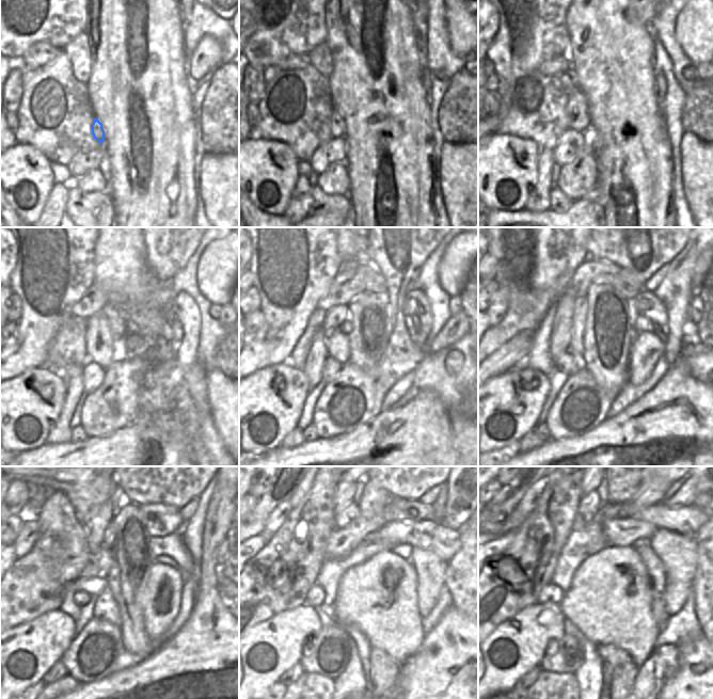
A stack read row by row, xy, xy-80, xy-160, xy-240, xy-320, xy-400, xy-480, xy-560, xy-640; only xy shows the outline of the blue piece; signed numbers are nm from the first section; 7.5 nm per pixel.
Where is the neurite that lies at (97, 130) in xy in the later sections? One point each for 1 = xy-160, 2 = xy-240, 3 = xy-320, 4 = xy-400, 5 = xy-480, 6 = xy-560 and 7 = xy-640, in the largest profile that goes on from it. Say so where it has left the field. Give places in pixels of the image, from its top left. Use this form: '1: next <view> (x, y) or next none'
1: next xy-160 (577, 110)
2: next xy-240 (99, 344)
3: next xy-320 (336, 327)
4: next xy-400 (580, 313)
5: next xy-480 (109, 535)
6: next xy-560 (344, 518)
7: next xy-640 (590, 504)

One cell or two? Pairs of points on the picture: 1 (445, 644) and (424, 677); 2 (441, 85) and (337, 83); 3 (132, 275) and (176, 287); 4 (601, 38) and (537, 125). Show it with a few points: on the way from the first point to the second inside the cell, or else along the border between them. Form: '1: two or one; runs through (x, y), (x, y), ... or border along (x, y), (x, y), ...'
1: one; runs through (445, 652), (445, 655), (432, 668)
2: two; border along (429, 96), (430, 122)
3: two; border along (167, 282), (170, 284), (171, 301)
4: two; border along (568, 73), (577, 86)

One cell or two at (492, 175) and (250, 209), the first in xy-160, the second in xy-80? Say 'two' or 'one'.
two

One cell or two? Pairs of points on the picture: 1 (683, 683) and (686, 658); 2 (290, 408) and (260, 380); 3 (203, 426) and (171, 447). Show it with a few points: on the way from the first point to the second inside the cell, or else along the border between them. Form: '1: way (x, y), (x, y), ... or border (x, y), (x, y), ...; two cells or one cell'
1: way (686, 677), (686, 665); one cell
2: way (283, 403), (268, 387); one cell
3: border (191, 422), (191, 432), (196, 450); two cells

